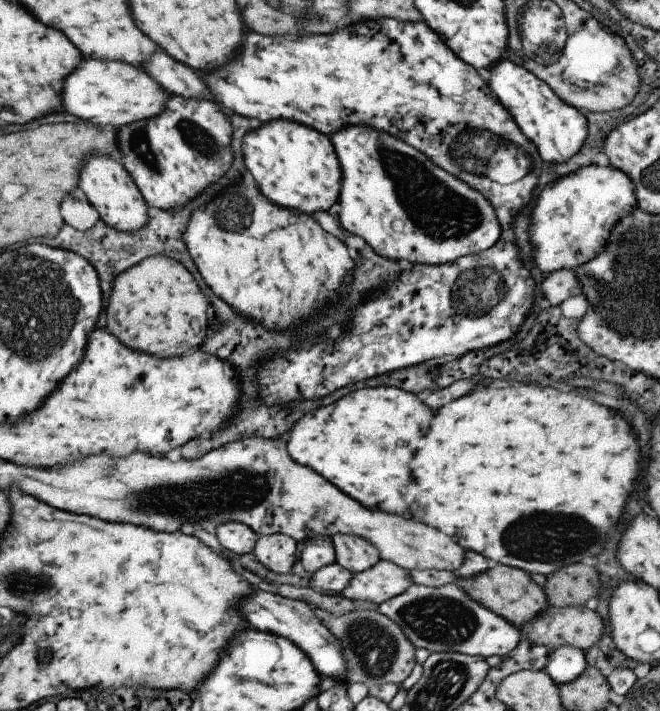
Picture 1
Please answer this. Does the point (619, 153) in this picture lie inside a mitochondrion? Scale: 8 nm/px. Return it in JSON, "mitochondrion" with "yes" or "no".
{"mitochondrion":"no"}

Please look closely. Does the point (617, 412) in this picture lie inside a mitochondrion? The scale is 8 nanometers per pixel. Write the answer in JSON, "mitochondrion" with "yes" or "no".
{"mitochondrion":"no"}

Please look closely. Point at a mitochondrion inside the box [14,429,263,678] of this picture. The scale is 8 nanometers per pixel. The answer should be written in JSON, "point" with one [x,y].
{"point":[45,655]}

